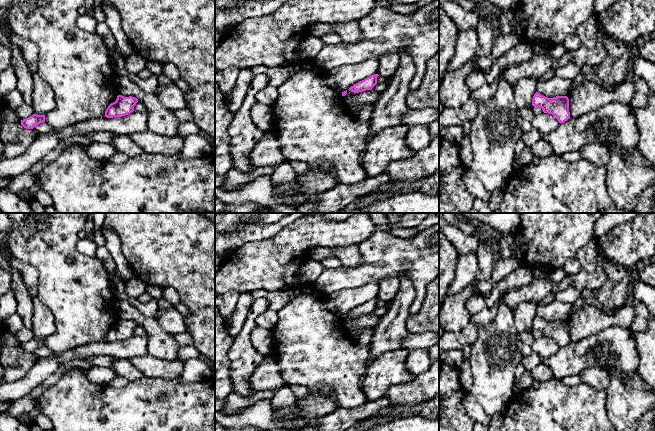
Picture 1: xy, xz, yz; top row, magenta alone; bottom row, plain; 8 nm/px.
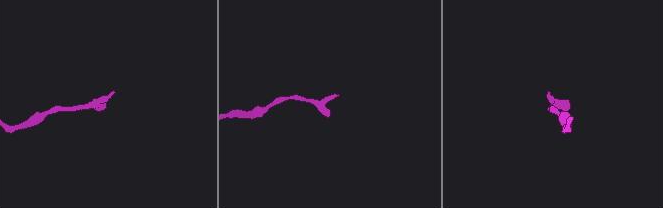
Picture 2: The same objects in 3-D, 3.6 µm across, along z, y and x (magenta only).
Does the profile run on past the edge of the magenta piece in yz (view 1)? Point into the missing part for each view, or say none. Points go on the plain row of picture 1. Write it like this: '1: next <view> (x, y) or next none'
1: next none

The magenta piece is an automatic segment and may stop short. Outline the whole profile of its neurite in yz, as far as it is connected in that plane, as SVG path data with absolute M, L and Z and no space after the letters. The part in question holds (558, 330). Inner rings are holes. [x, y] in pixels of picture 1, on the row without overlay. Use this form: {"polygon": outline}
{"polygon": "M536 316L532 323L532 330L540 331L544 337L552 338L559 347L564 347L570 343L567 320L548 322Z"}

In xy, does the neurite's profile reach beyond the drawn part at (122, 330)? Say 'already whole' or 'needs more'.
already whole

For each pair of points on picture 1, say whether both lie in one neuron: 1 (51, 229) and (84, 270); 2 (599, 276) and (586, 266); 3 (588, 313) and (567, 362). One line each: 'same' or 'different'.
1: same
2: different
3: different

